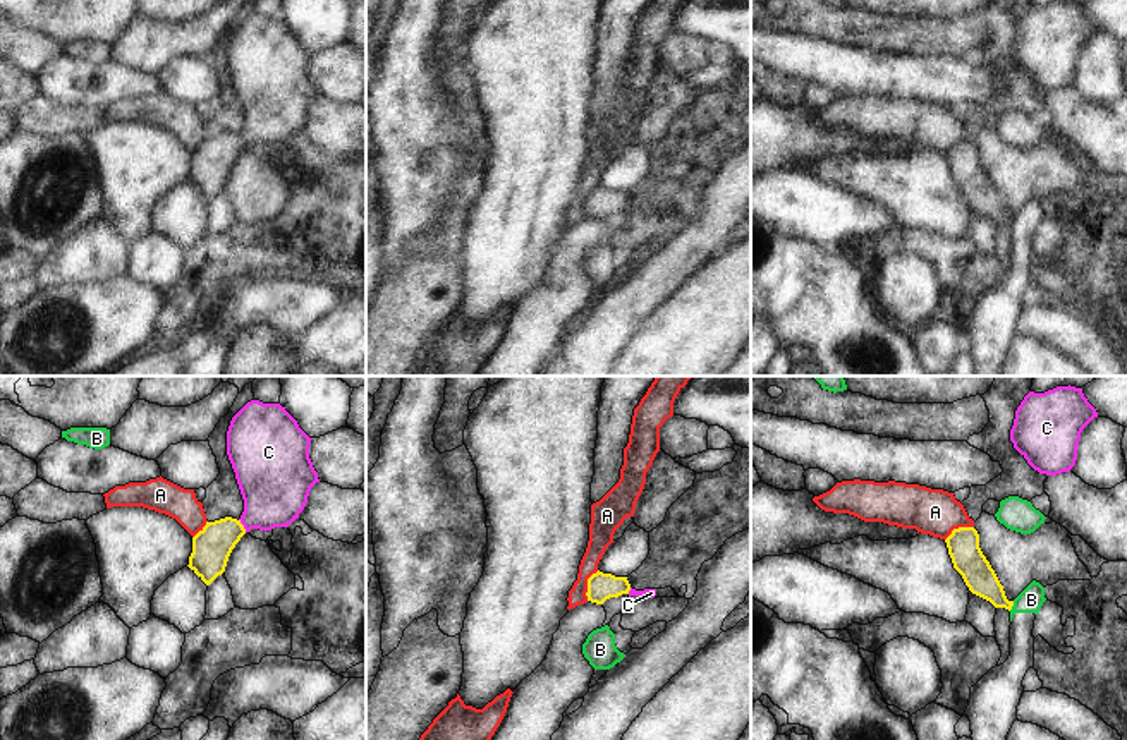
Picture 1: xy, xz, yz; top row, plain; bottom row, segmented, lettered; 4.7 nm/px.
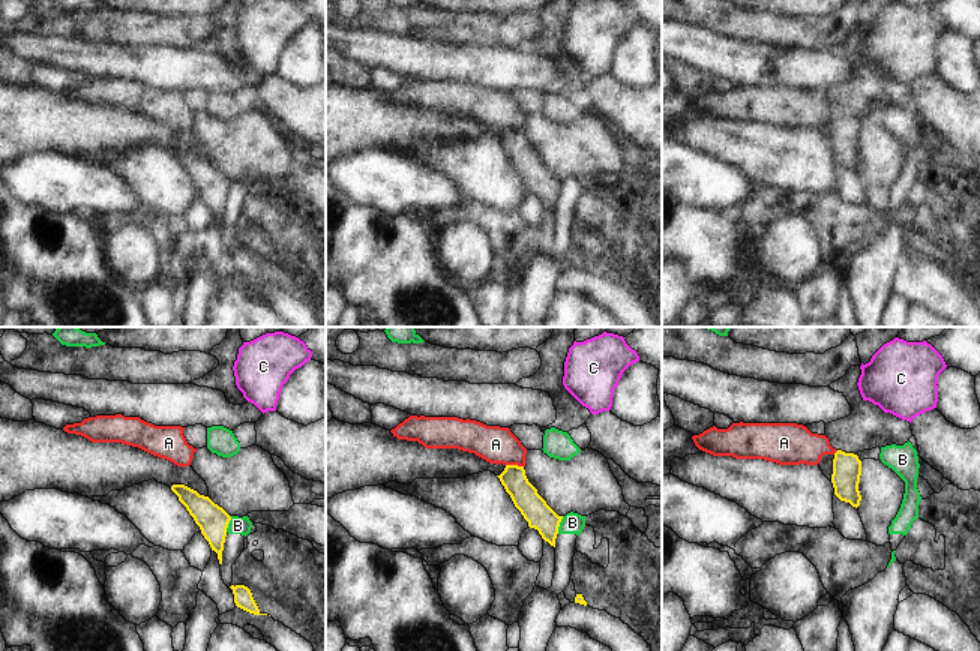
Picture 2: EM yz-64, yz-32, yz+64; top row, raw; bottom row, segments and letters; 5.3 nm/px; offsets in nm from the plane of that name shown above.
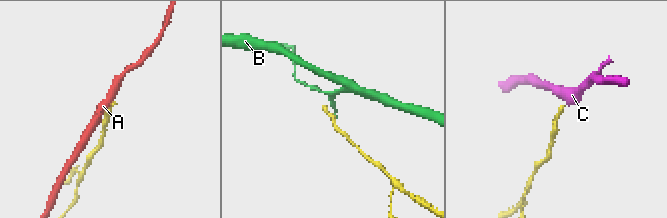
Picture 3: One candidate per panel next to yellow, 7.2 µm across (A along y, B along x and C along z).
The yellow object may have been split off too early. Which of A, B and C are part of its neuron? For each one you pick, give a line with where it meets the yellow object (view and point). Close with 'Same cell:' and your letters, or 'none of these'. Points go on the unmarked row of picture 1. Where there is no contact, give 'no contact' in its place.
C: contact xy (243, 141)
Same cell: C

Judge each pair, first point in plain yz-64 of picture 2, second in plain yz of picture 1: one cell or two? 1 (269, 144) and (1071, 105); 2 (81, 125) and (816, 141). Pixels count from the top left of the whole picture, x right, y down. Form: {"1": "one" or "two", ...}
{"1": "two", "2": "one"}

